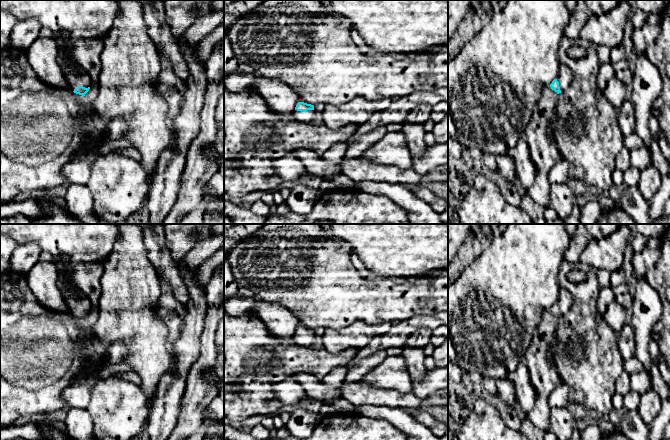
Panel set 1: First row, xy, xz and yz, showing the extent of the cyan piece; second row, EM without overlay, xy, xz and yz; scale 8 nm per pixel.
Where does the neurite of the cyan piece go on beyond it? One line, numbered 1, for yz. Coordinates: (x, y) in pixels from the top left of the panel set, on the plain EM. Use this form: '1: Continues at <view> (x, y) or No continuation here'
1: Continues at yz (565, 299)

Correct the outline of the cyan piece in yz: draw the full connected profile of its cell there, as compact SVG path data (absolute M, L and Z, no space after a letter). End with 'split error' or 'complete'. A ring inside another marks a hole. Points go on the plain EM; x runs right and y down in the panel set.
M564 287L559 289L559 298L556 303L552 305L550 311L557 318L564 316L572 306L573 298L571 293Z | split error

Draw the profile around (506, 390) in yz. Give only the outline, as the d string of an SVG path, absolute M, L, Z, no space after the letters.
M510 378L497 379L496 386L499 396L508 406L513 407L517 399L515 387Z

